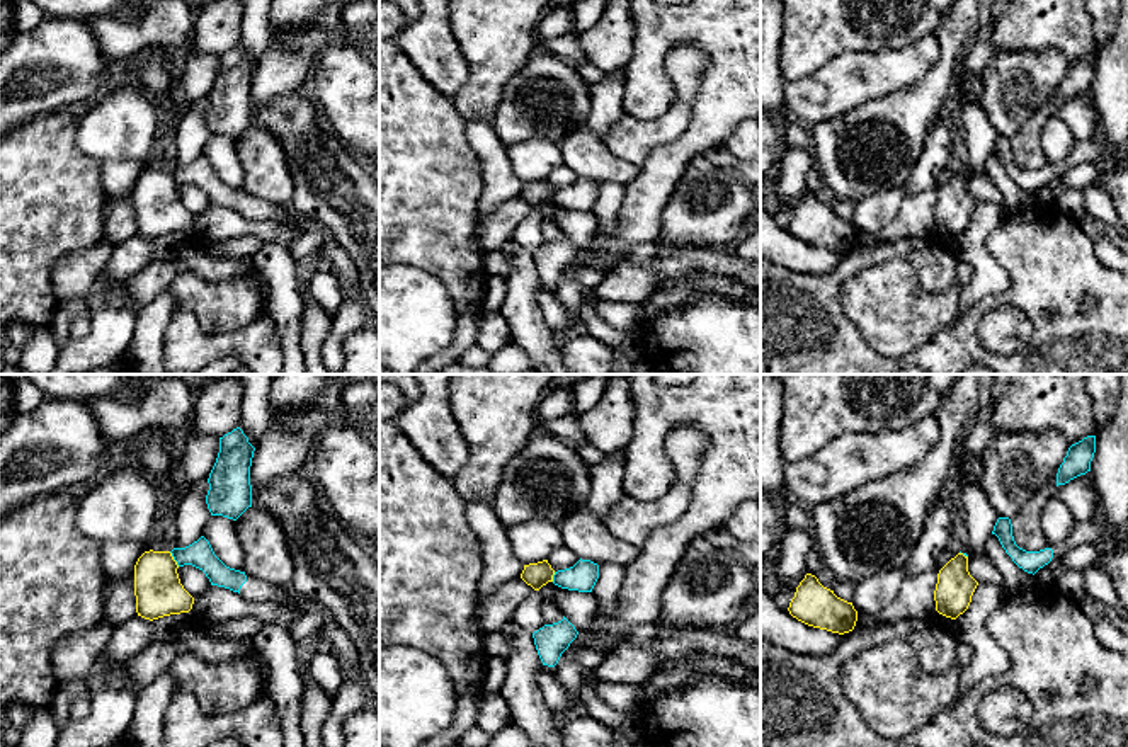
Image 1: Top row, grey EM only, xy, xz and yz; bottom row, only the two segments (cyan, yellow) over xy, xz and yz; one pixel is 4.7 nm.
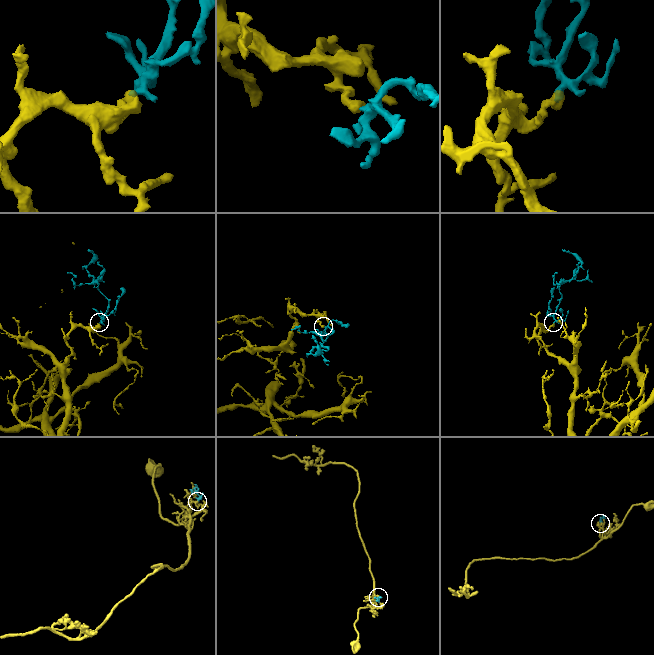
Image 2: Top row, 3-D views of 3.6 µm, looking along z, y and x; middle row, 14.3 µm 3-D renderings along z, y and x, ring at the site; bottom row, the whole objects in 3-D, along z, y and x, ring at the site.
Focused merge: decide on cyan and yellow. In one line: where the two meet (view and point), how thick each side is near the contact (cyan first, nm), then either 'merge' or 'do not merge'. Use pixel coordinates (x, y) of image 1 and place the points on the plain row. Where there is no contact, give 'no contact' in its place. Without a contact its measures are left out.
xy (174, 177) | 120/220 nm | do not merge

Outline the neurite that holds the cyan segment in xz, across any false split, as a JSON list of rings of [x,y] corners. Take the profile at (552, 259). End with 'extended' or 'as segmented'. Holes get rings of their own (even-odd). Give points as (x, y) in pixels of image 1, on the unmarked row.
[[[565,235],[534,250],[533,257],[543,284],[555,286],[577,254],[578,250]]]; as segmented

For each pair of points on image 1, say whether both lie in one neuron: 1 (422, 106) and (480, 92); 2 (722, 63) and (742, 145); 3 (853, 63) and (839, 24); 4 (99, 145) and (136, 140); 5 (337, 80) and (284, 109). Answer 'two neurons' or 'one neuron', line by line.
1: two neurons
2: two neurons
3: two neurons
4: one neuron
5: two neurons

